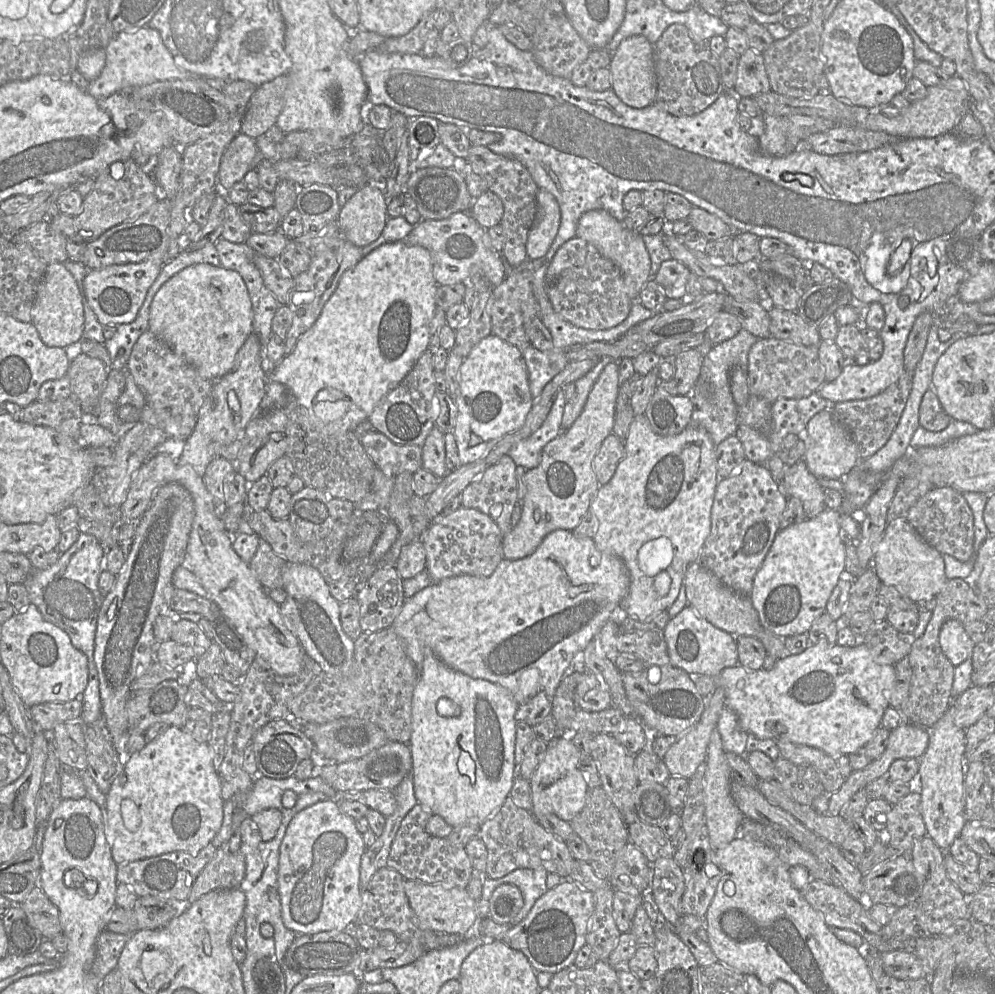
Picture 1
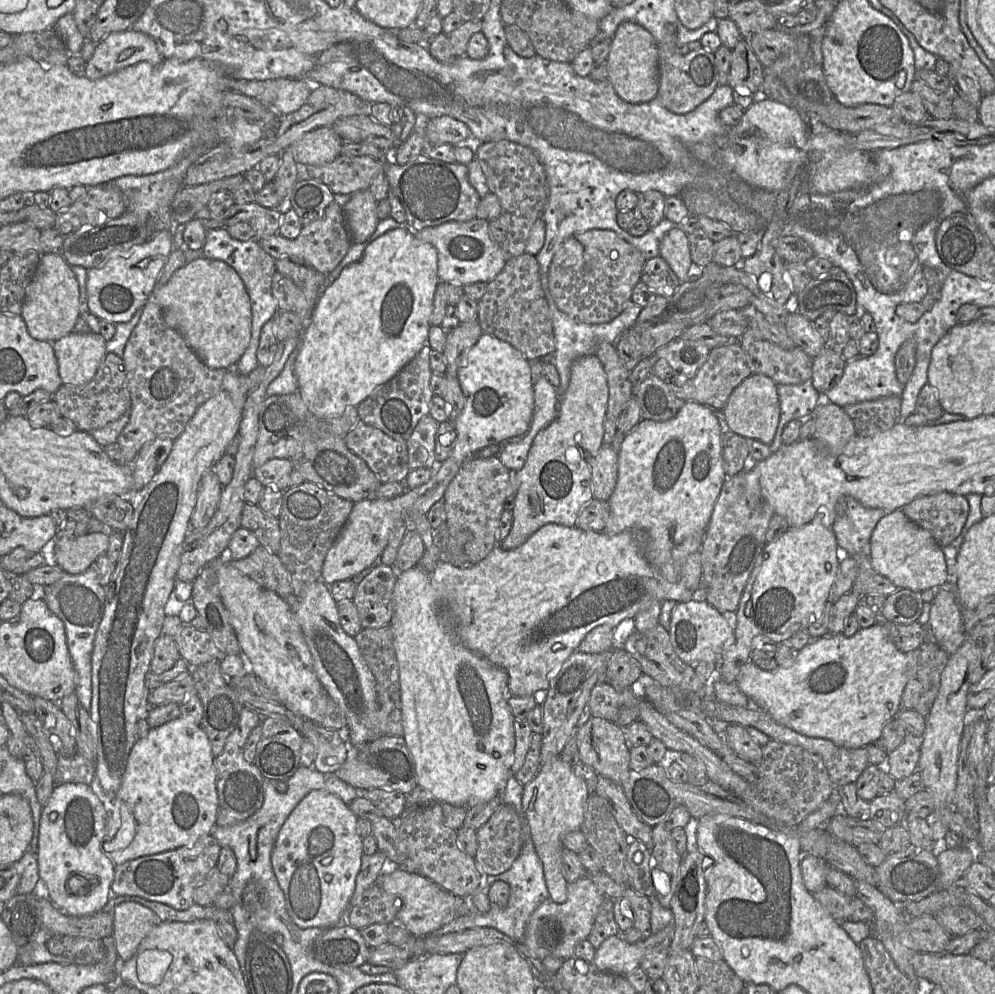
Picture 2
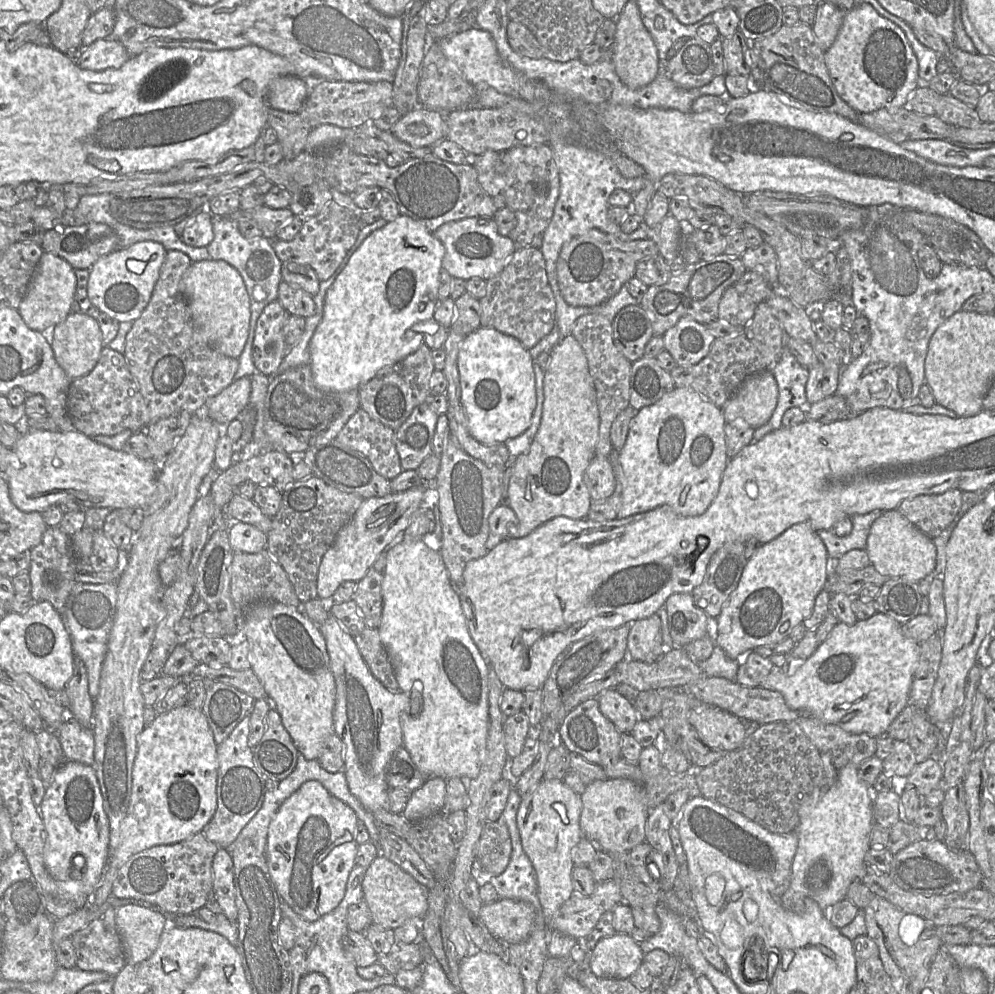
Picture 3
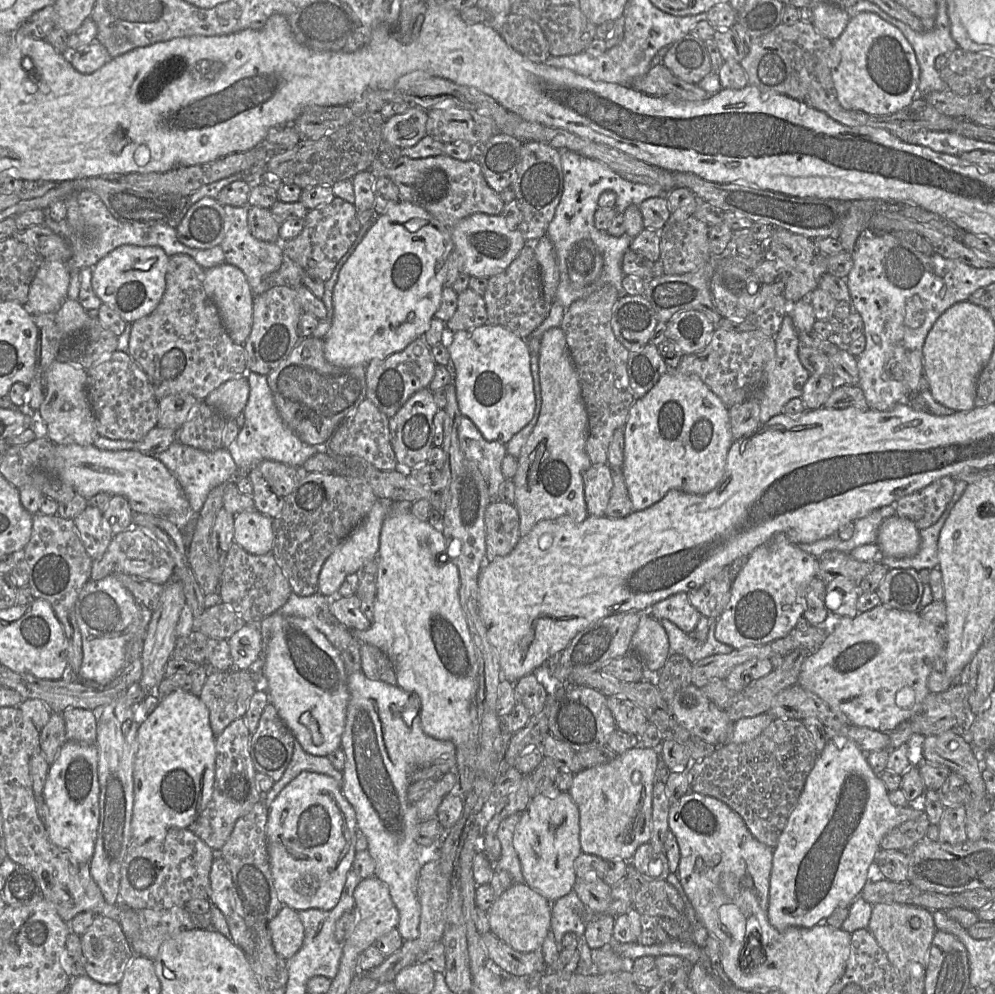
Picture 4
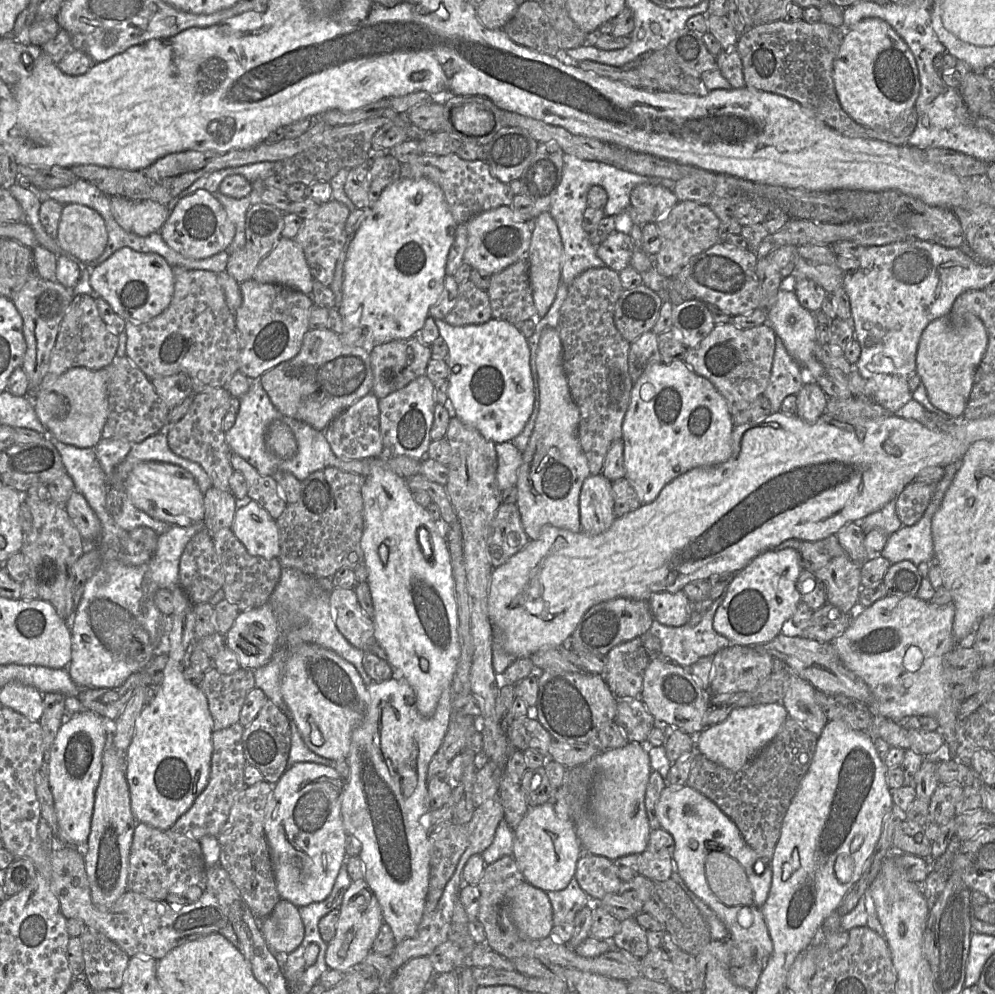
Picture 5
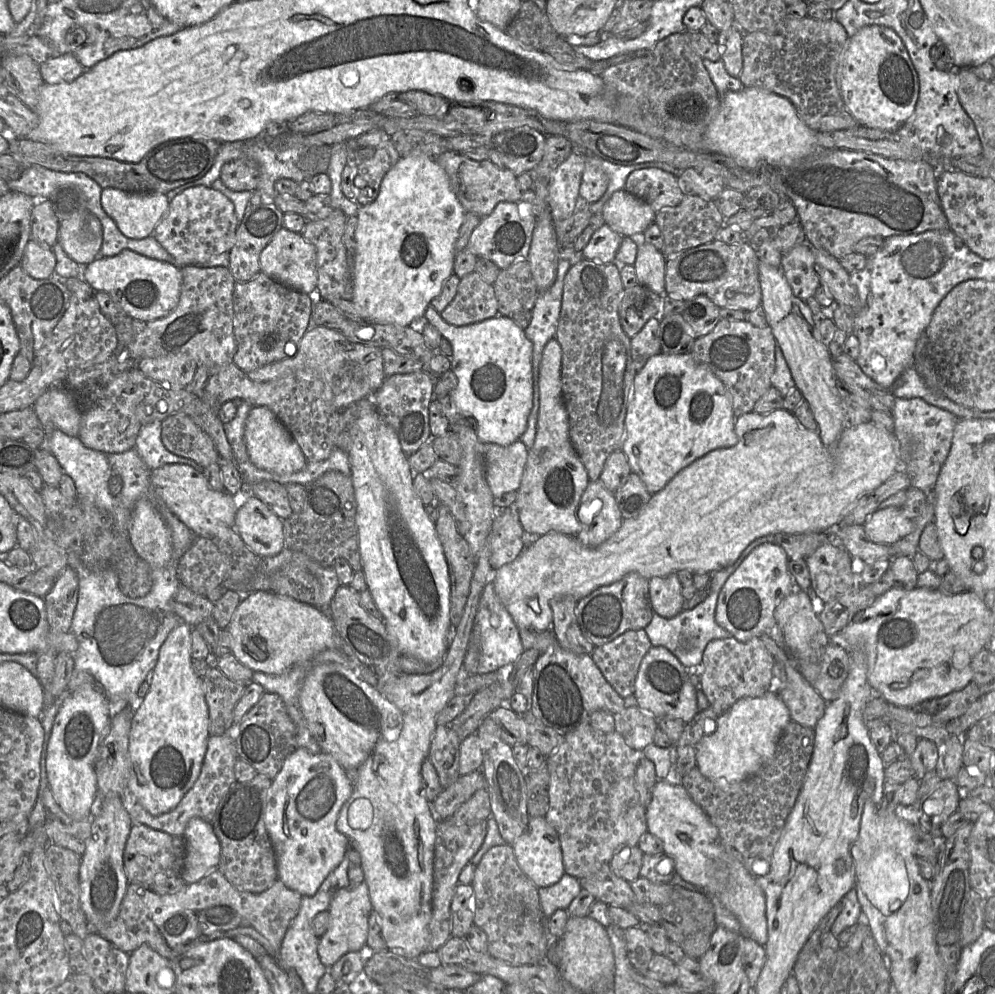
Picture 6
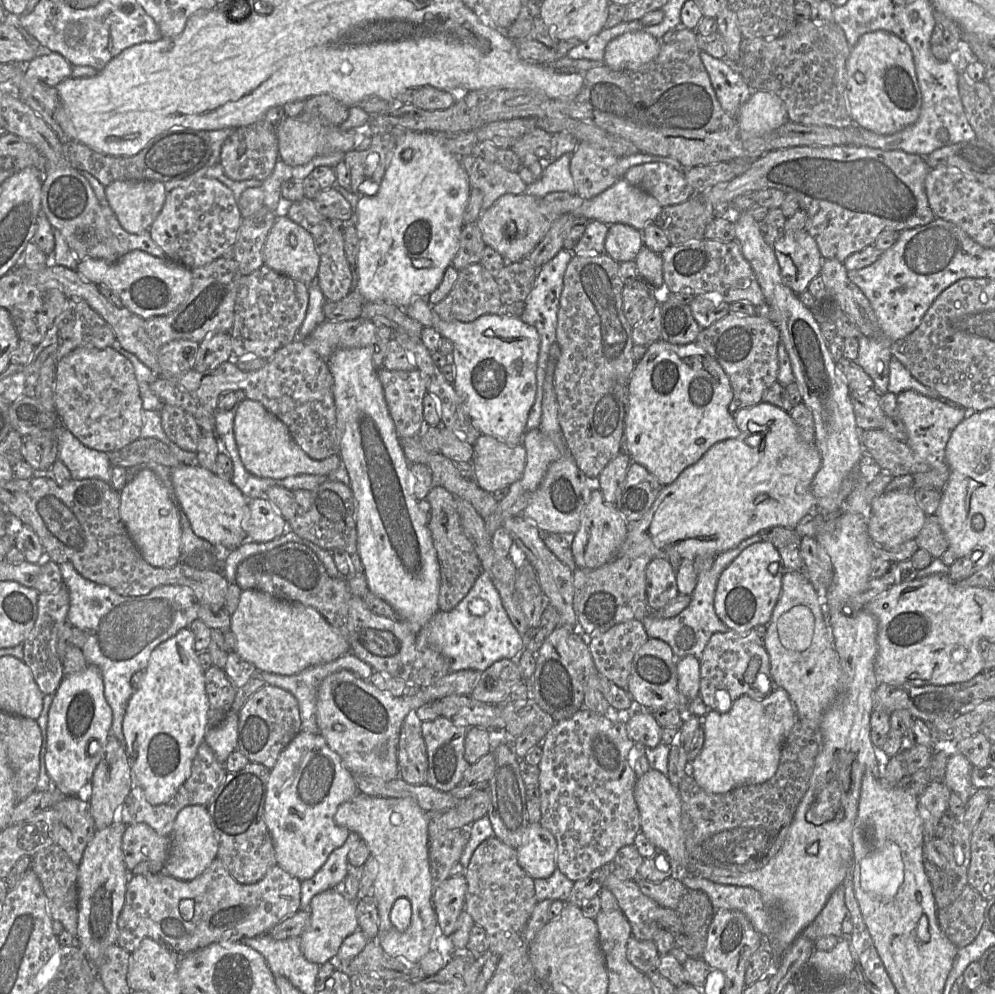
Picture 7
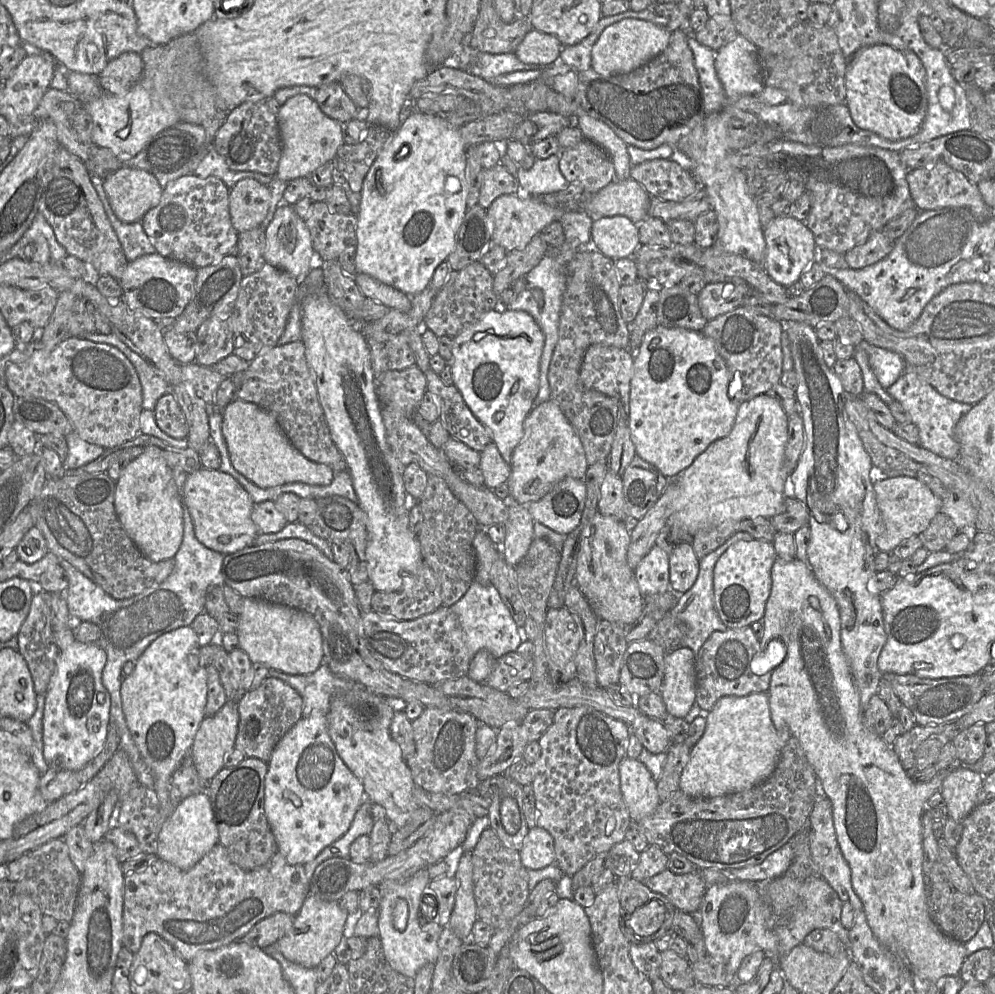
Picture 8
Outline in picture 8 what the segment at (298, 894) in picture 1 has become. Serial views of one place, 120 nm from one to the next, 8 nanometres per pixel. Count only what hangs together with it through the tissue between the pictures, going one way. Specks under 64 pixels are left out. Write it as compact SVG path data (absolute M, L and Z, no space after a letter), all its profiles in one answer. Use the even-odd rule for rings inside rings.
M326 714L302 717L278 742L268 762L264 811L278 851L289 865L305 865L349 829L365 799L362 783L344 764L328 732Z

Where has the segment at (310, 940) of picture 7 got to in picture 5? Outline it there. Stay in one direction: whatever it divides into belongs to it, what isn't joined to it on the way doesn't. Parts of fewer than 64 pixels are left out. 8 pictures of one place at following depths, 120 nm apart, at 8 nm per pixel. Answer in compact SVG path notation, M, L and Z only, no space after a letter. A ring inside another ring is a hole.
M365 880L352 881L343 896L334 938L328 943L325 961L329 969L348 973L357 969L372 951L373 943L384 923L379 902Z

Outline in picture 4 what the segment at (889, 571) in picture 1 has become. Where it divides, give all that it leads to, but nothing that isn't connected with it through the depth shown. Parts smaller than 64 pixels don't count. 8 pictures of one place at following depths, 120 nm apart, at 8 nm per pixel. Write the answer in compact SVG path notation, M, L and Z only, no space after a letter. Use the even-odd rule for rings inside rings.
M896 514L881 523L876 544L880 549L880 556L911 557L920 549L921 536L911 520Z

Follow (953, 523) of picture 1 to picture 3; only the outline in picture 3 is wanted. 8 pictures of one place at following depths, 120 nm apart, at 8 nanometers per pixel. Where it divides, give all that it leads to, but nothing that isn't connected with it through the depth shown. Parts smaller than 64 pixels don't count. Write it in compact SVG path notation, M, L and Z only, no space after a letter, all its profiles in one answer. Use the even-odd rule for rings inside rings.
M962 491L918 495L903 500L897 510L931 539L938 537L955 519L962 505Z

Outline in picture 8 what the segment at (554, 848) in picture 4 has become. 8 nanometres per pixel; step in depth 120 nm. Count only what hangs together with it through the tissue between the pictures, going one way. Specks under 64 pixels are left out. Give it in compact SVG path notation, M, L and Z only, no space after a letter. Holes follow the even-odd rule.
M535 826L529 829L520 861L527 870L539 870L555 863L554 839L545 829Z

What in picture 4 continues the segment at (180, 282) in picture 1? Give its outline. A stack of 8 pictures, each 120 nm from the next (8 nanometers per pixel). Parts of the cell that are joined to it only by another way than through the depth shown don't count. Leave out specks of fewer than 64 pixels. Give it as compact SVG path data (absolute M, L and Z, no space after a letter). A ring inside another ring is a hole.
M224 262L204 270L203 286L208 298L216 305L231 340L236 344L243 345L252 329L254 299L244 273L238 267Z

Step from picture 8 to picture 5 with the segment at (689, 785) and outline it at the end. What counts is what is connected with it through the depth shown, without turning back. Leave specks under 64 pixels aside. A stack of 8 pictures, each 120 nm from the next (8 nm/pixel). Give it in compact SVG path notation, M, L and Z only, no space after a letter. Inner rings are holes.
M781 703L736 708L726 720L694 735L694 749L712 762L738 771L773 740L787 718L788 713Z

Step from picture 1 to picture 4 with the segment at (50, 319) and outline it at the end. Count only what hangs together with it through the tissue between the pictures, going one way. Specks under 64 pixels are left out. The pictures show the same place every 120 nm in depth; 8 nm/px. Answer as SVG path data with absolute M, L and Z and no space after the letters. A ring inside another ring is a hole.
M43 259L23 306L30 315L56 313L68 298L69 283L65 262Z

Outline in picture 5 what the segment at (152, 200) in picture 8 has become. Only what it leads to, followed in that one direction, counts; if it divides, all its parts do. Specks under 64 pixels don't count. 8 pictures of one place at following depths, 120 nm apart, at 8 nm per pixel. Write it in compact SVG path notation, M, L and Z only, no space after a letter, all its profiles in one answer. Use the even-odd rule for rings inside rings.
M112 196L110 206L116 222L124 230L139 236L160 231L169 216L166 206L152 200Z

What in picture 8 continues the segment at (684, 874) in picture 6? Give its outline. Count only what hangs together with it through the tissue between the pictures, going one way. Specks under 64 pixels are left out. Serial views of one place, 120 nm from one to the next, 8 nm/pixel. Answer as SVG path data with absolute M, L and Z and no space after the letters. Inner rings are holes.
M626 756L619 764L619 777L621 793L631 820L638 822L651 815L661 801L657 792L657 782L646 766L638 759L631 759Z

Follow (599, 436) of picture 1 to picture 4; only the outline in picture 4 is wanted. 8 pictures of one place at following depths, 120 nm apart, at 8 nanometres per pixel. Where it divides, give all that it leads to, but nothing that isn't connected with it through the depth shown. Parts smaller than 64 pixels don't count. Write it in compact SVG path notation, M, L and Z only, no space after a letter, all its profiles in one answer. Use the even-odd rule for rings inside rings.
M561 327L548 329L541 337L539 376L542 407L538 422L528 437L518 458L518 469L513 478L515 505L520 516L520 535L526 536L542 520L568 516L576 523L588 517L584 493L584 474L592 466L586 451L588 414L582 399L579 378L570 356L566 336Z

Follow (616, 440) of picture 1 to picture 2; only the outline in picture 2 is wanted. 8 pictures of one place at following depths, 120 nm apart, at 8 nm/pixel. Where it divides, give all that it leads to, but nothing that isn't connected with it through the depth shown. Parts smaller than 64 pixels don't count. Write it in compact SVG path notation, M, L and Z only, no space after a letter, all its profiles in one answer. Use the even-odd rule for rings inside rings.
M602 444L591 464L593 496L595 499L608 501L618 480L617 453L611 444Z

